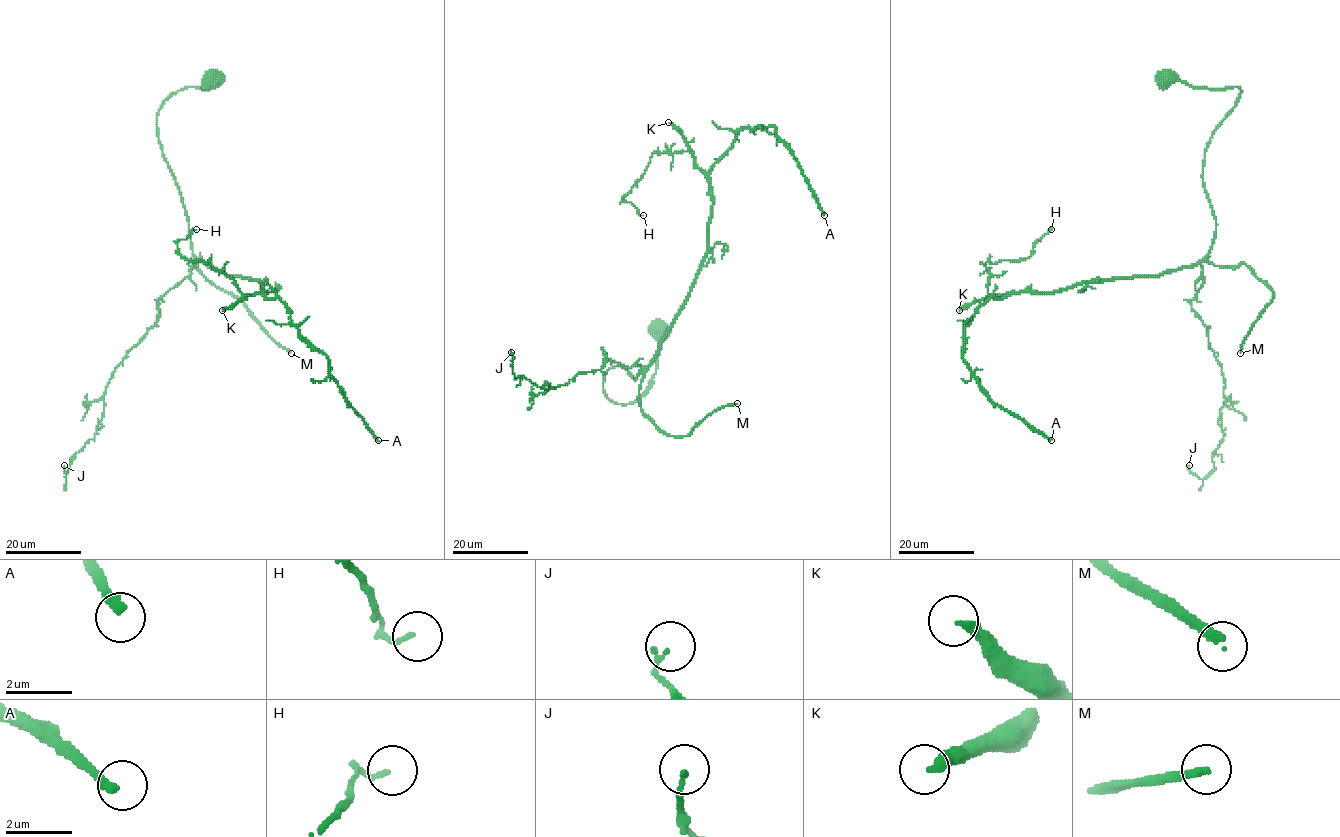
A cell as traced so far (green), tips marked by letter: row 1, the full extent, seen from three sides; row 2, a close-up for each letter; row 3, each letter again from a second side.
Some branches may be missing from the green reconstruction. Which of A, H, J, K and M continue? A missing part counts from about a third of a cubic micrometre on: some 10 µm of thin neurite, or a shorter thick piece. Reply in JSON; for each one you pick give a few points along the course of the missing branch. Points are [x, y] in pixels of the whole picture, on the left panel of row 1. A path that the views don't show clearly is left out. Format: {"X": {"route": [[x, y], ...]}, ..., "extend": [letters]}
{"extend": ["A", "M"]}

